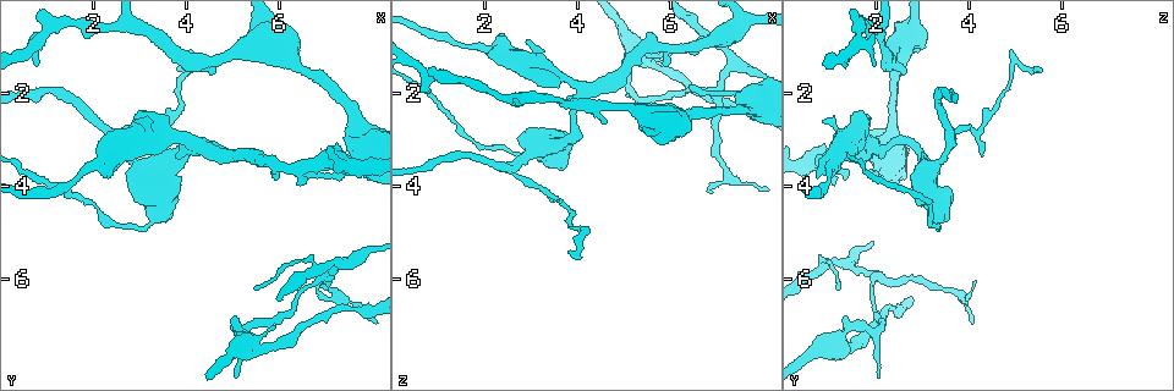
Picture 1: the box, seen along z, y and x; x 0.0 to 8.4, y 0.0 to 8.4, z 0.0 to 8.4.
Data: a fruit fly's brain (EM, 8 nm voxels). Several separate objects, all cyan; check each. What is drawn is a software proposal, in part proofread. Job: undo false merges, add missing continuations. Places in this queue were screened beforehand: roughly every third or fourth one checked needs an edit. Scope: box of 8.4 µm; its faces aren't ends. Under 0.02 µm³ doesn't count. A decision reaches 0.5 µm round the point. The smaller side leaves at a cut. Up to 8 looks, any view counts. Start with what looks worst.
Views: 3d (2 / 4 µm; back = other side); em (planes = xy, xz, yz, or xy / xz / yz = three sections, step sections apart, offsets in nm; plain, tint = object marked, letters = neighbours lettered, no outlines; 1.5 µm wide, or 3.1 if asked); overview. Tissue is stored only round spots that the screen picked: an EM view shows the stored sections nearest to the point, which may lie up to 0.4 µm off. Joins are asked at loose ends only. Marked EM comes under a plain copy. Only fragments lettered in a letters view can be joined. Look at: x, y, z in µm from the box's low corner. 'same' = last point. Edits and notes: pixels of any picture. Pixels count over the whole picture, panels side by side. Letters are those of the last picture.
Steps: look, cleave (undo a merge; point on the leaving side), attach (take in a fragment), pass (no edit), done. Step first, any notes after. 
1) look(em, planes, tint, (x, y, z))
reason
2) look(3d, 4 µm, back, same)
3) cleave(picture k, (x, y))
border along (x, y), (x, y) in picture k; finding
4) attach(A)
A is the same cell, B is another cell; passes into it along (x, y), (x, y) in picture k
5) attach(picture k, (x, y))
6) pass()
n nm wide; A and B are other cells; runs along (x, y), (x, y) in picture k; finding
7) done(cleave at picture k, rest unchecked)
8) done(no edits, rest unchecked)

look(em, planes, letters, (3.85, 1.45, 5.45))

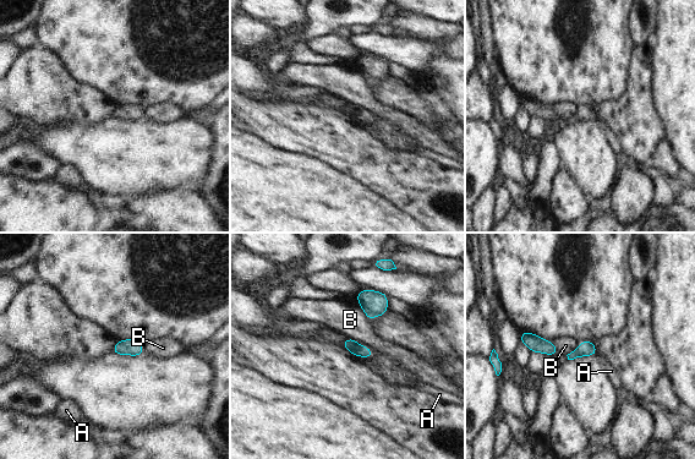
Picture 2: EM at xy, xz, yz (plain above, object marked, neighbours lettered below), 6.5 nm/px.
pass()
80 nm wide; A and B are other cells; border along (348, 337), (351, 337), (366, 348) in picture 2; none of them fits

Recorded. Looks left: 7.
look(3d, 4 µm, back, (2.95, 2.45, 1.55))
branch stops here

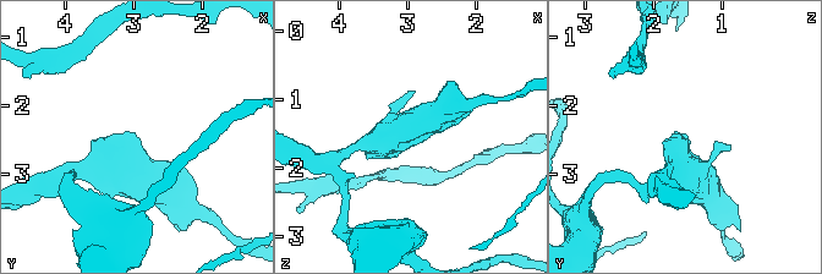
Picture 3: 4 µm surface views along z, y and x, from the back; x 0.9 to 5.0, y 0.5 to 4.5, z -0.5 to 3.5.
look(em, planes, letters, (2.95, 2.40, 1.55))

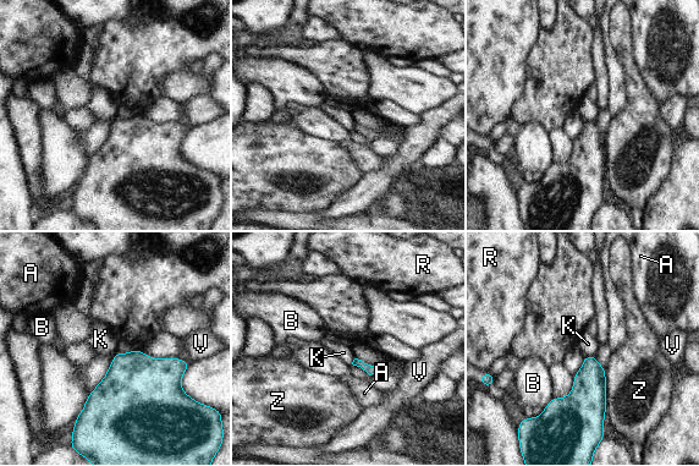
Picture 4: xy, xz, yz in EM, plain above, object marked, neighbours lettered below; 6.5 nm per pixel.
pass()
A, B, K, R, V and Z are other cells; no lettered fragment goes on from it

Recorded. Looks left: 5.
look(3d, 4 µm, back, (3.20, 4.85, 3.30))
sudden change in width

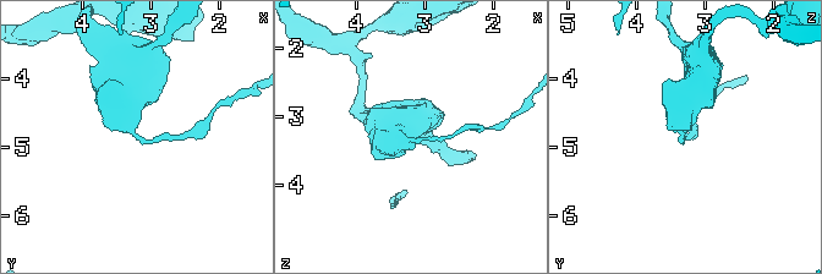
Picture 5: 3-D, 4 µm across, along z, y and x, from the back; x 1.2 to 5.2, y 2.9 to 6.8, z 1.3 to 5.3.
look(em, xy, step 8, tint, (3.15, 4.80, 3.35))
need the tissue

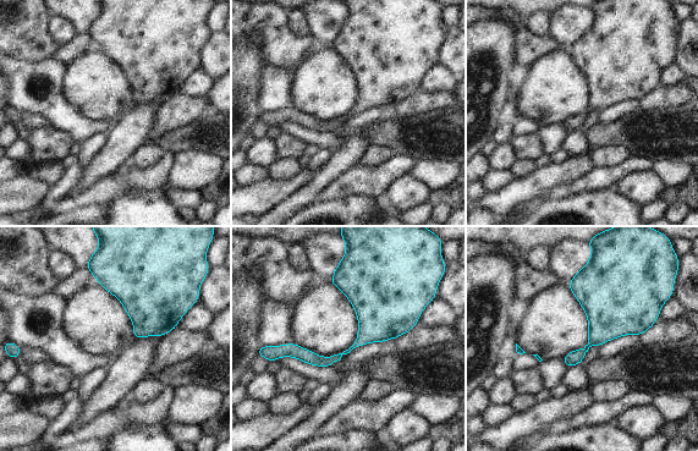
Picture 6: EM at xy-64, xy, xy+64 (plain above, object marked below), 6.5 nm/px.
look(em, planes, letters, same)
another direction

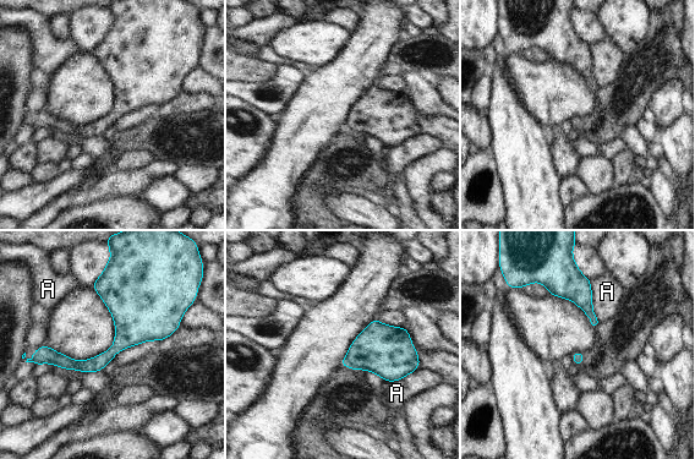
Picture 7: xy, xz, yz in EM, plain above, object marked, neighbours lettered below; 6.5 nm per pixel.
pass()
A touches over 280 nm; A is another cell; border along (590, 280), (591, 306), (598, 322) in picture 7; continuous, no second neuron

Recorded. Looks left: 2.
done(no edits, rest unchecked)

